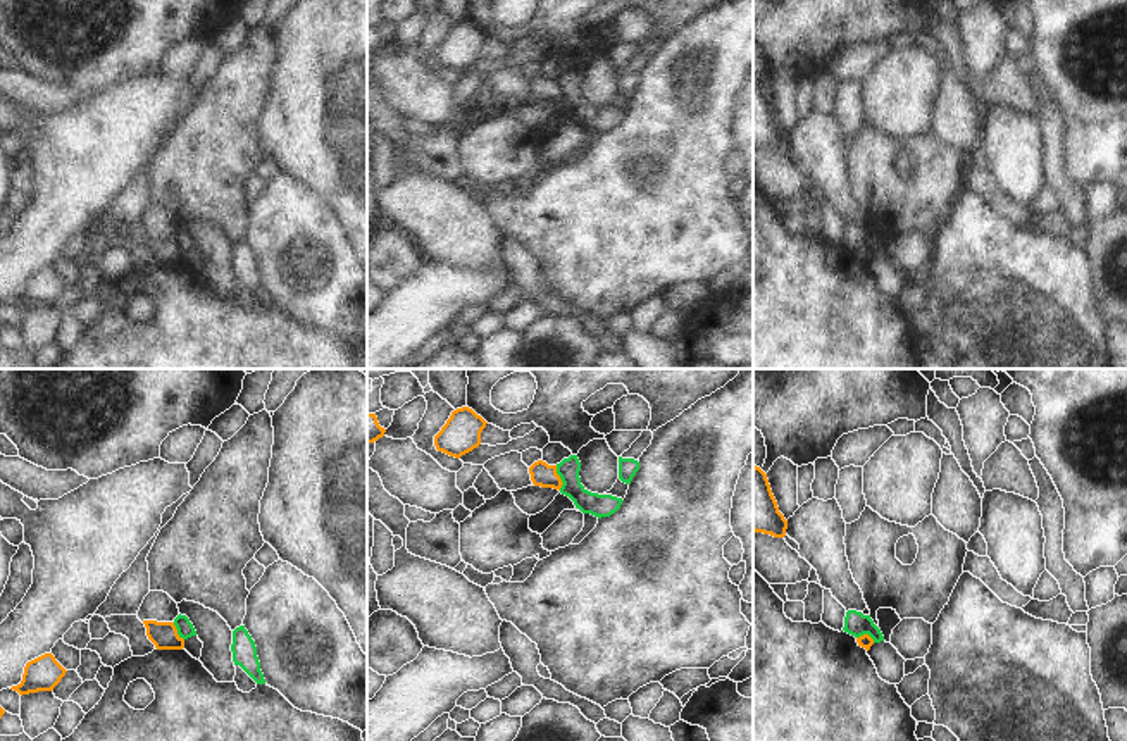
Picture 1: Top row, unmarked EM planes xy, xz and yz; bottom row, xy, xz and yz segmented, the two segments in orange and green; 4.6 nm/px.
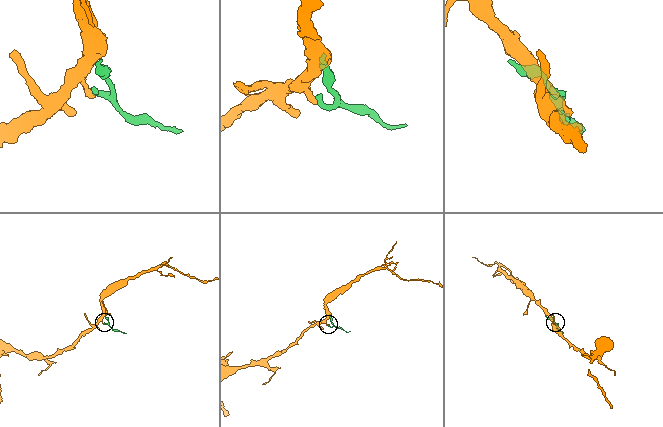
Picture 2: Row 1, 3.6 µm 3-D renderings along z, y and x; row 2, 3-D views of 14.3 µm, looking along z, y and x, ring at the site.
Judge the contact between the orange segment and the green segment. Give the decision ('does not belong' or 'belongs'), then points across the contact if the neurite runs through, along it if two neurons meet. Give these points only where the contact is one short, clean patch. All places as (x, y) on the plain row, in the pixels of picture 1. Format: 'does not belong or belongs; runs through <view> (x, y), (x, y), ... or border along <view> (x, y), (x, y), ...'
does not belong; border along xz (555, 80), (562, 97), (560, 104)

